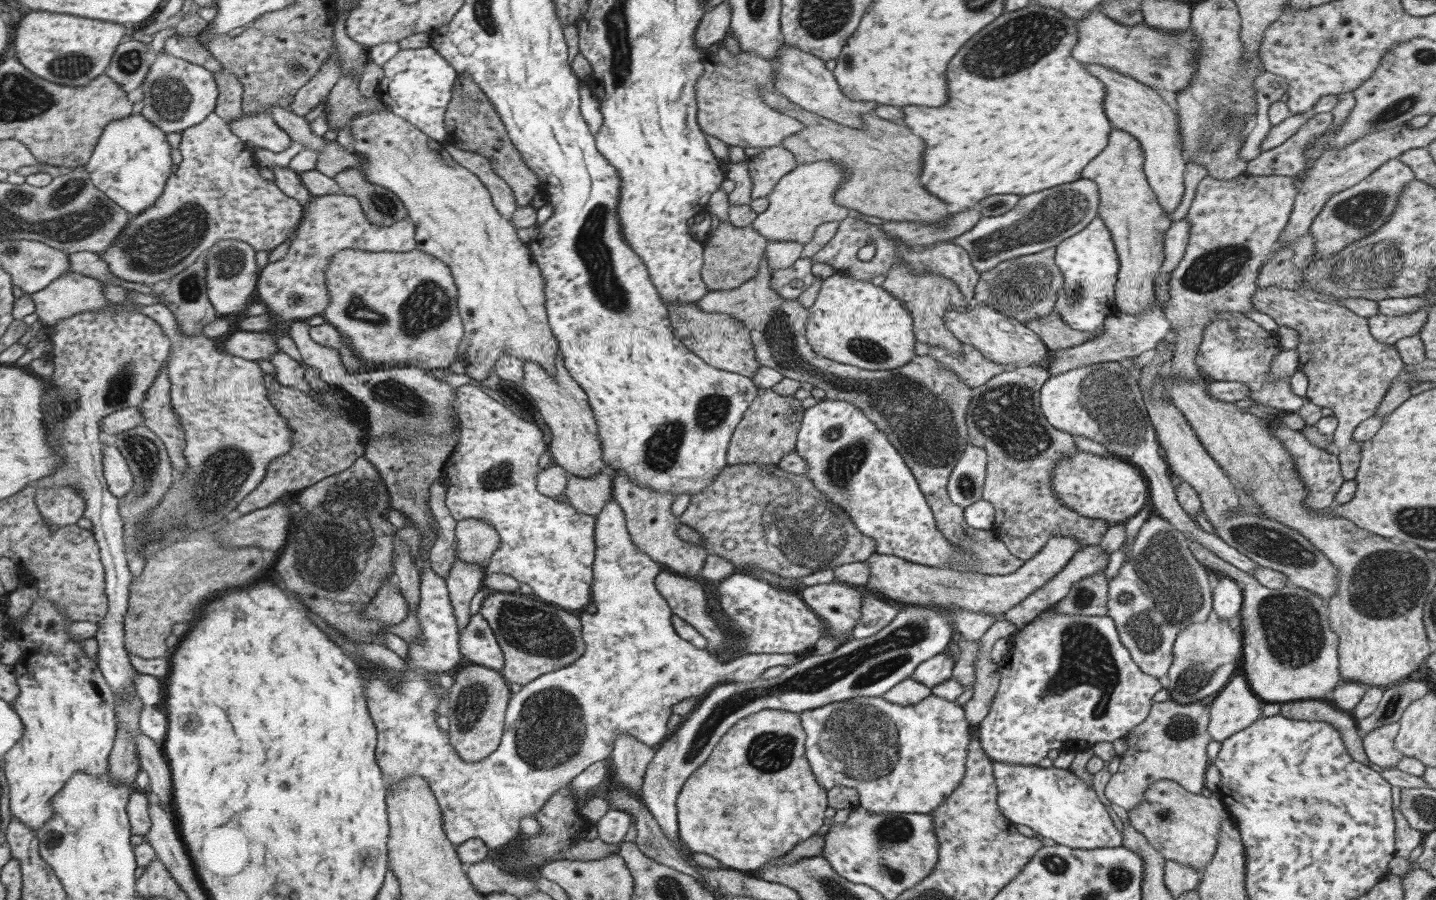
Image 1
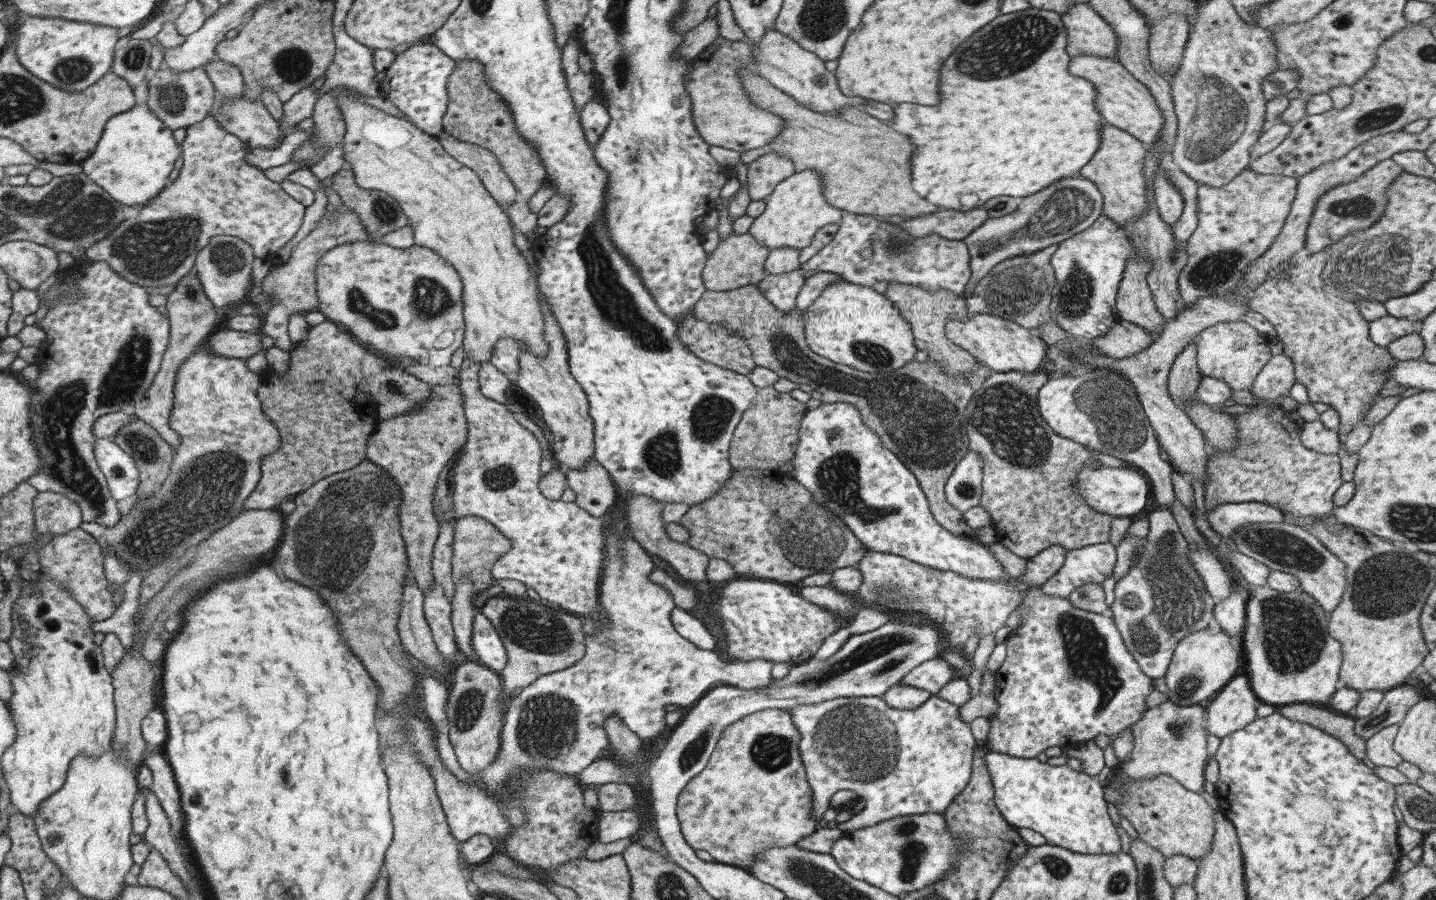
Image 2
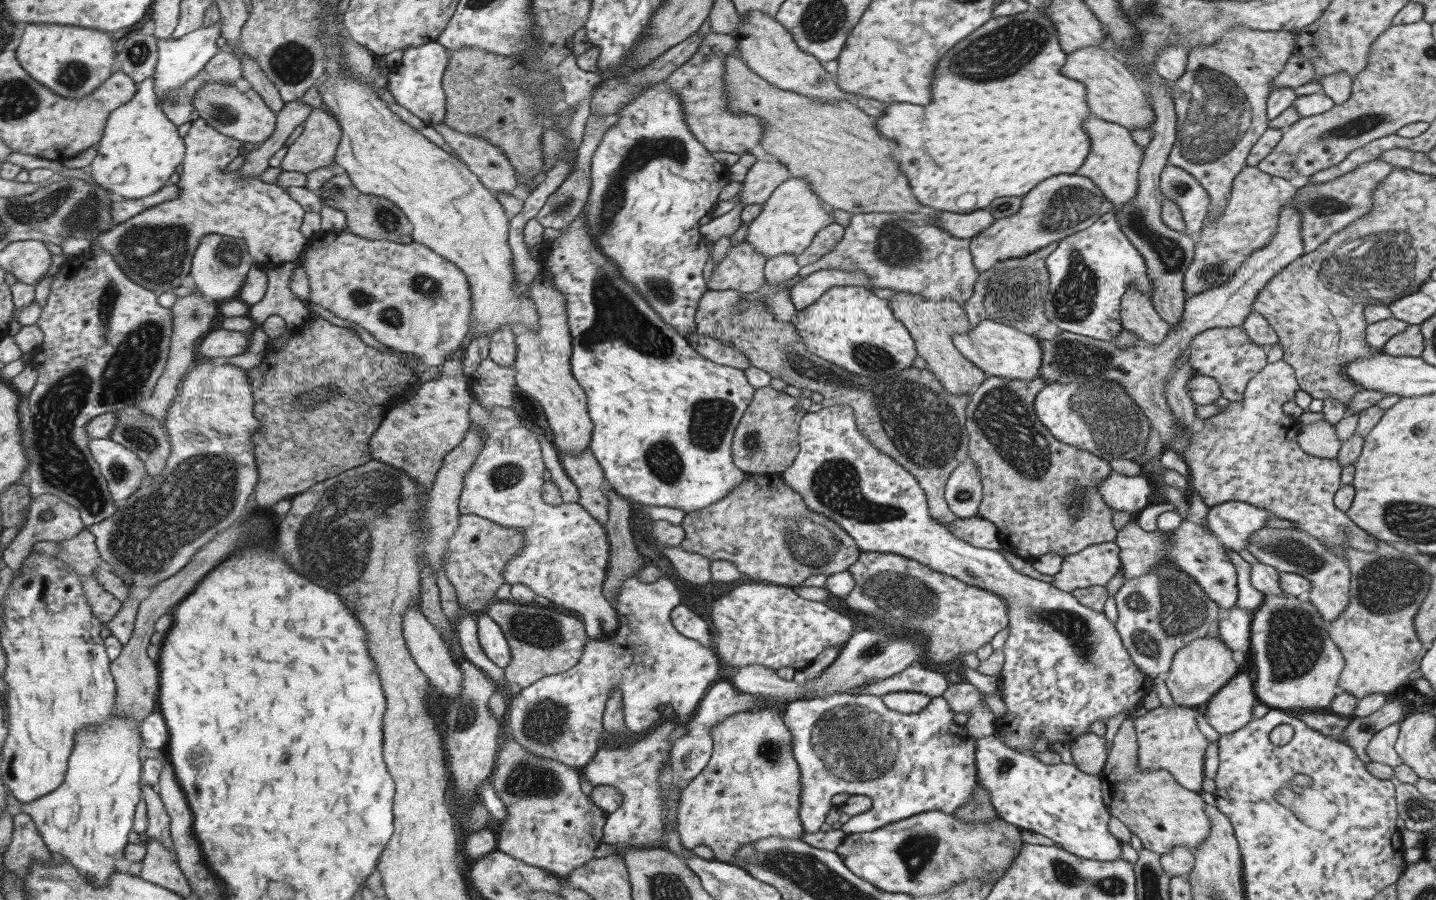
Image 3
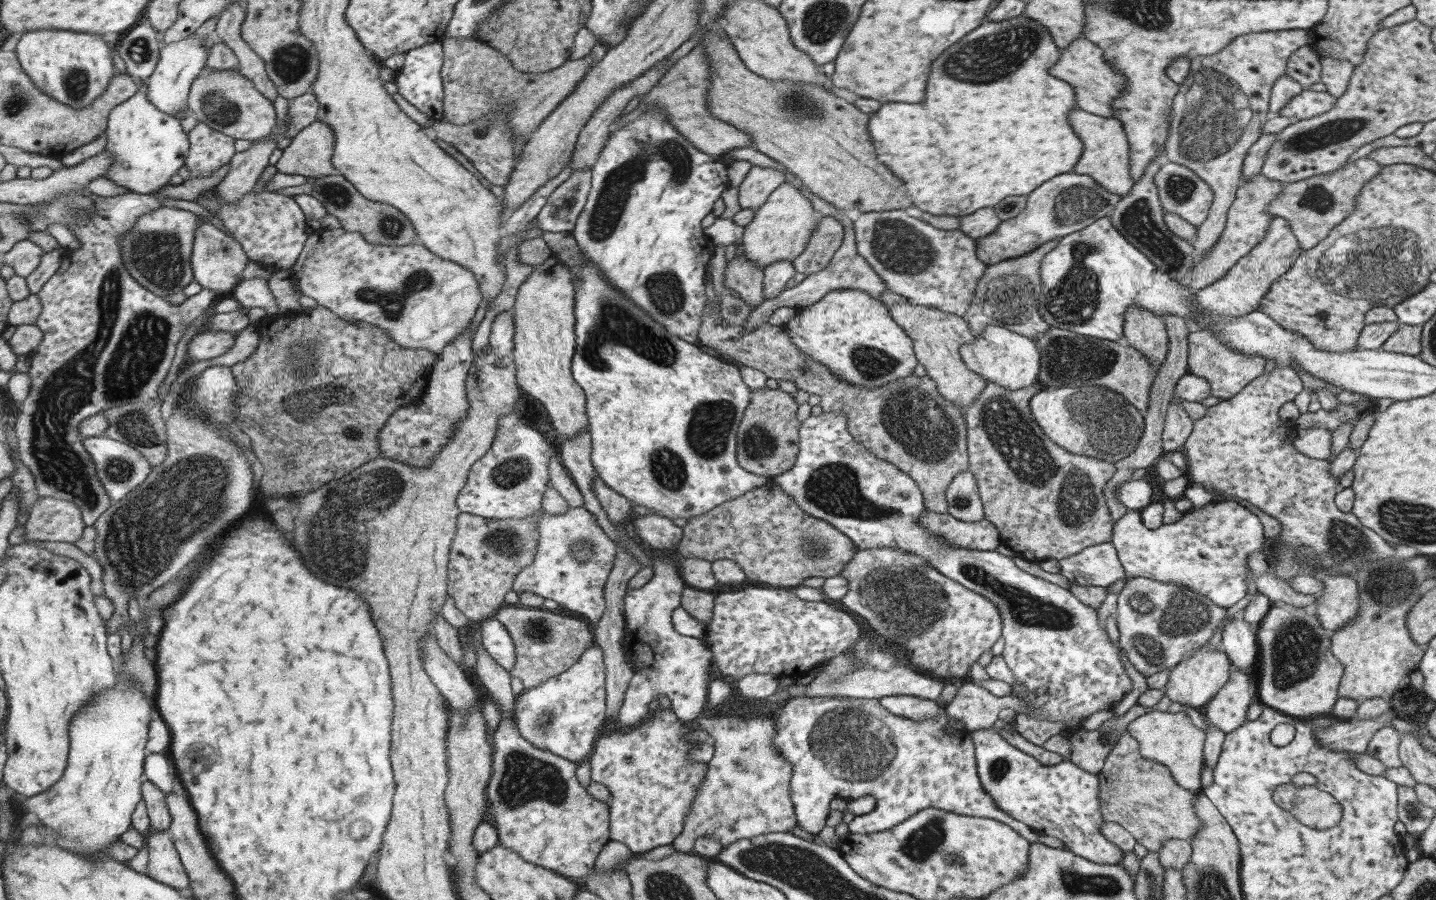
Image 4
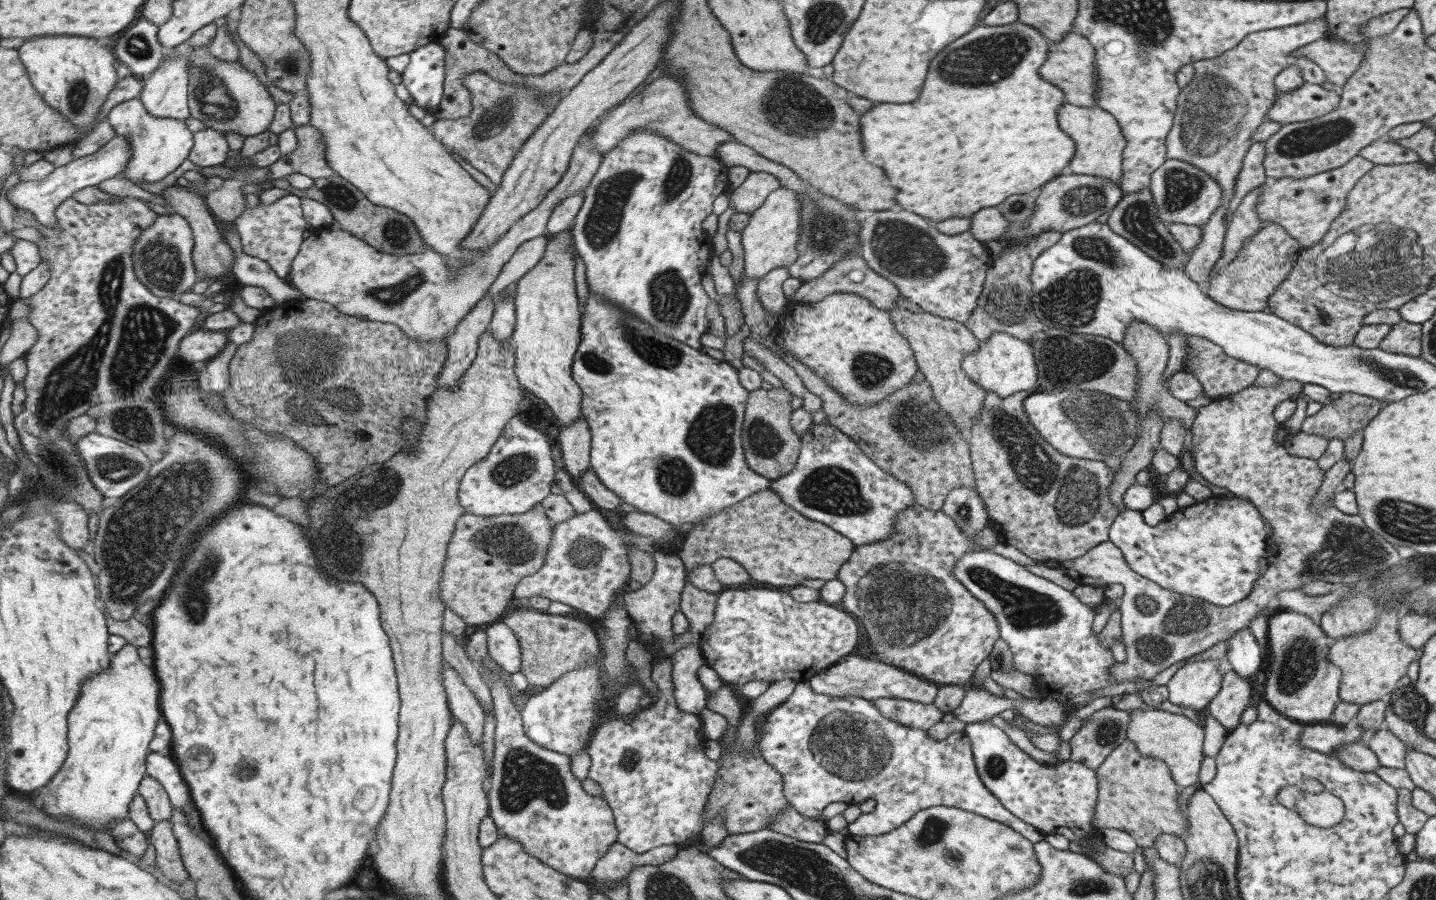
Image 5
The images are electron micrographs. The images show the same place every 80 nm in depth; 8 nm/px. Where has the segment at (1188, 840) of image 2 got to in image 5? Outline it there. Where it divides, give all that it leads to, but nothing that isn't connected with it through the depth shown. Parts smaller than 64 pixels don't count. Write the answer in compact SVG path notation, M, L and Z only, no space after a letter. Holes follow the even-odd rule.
M1125 740L1111 749L1094 773L1097 798L1092 826L1097 830L1115 828L1126 832L1138 847L1151 847L1157 835L1183 837L1186 819L1177 805L1176 784L1161 759L1144 757L1131 741Z

